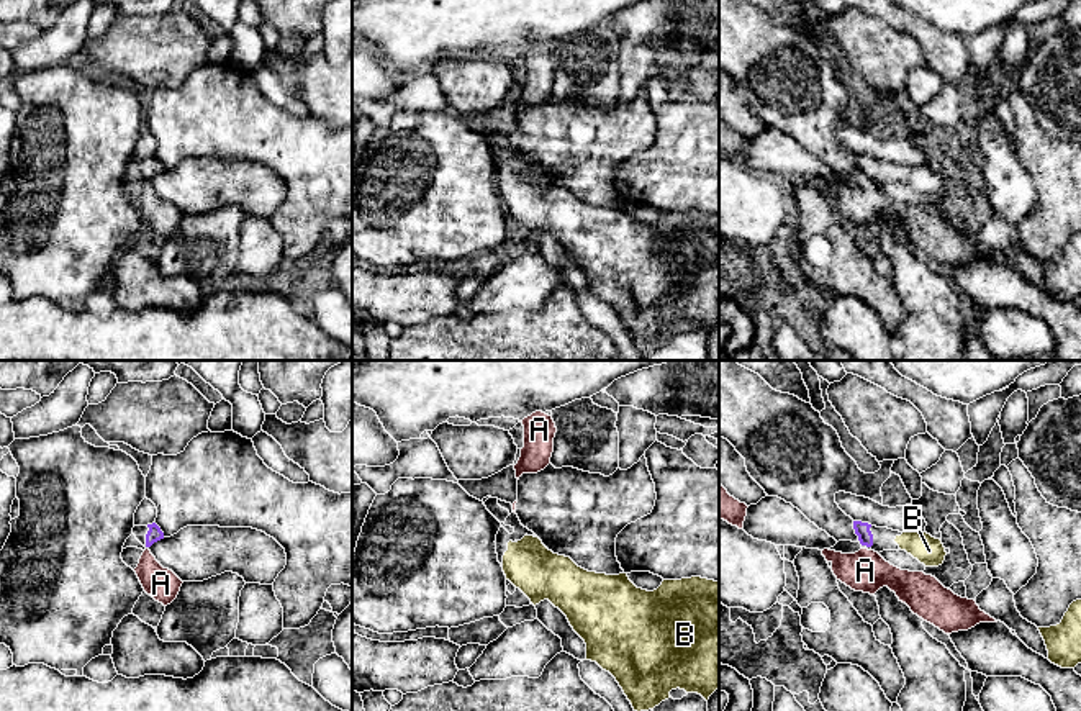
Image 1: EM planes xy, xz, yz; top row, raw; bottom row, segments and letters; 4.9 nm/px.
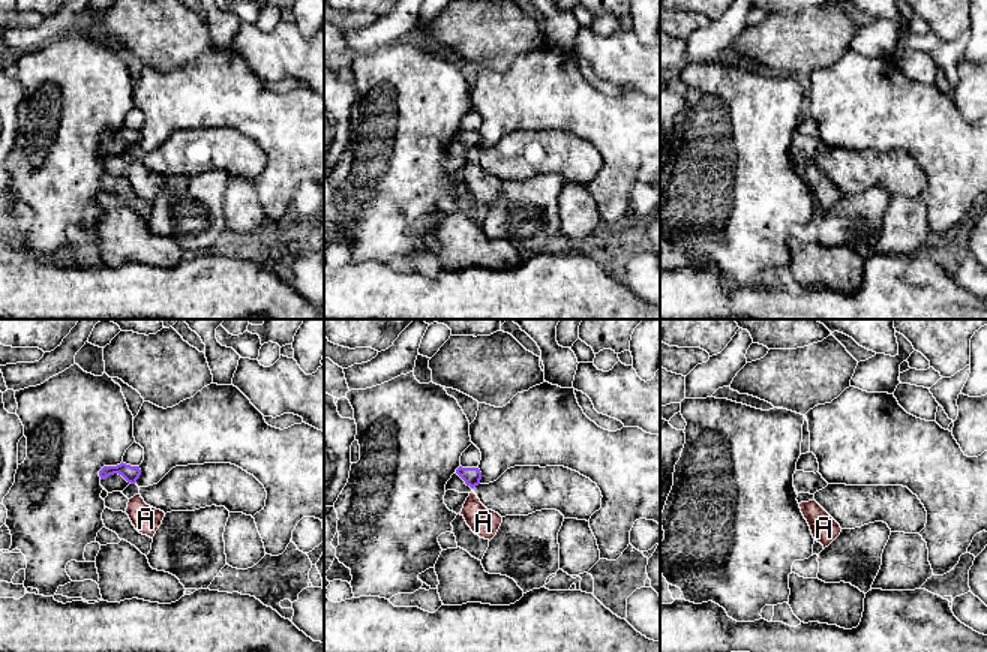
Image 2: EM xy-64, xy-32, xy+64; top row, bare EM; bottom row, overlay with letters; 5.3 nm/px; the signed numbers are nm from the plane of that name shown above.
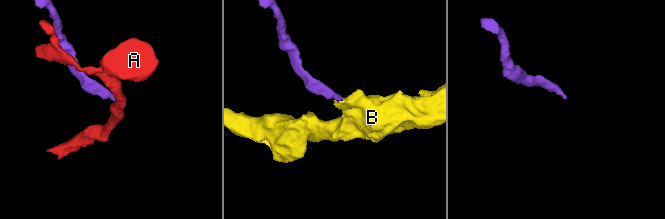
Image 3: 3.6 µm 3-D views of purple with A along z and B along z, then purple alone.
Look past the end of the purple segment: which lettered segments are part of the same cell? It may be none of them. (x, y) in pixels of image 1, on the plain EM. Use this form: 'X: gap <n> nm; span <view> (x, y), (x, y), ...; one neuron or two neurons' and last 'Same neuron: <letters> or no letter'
A: gap 20 nm; span xy (146, 179), (146, 182); two neurons
B: gap 110 nm; span yz (872, 172), (895, 172); one neuron
Same neuron: B

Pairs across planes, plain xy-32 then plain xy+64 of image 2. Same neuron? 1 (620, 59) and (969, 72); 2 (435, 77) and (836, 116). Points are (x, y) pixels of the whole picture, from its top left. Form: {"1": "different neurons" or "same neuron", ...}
{"1": "same neuron", "2": "different neurons"}

